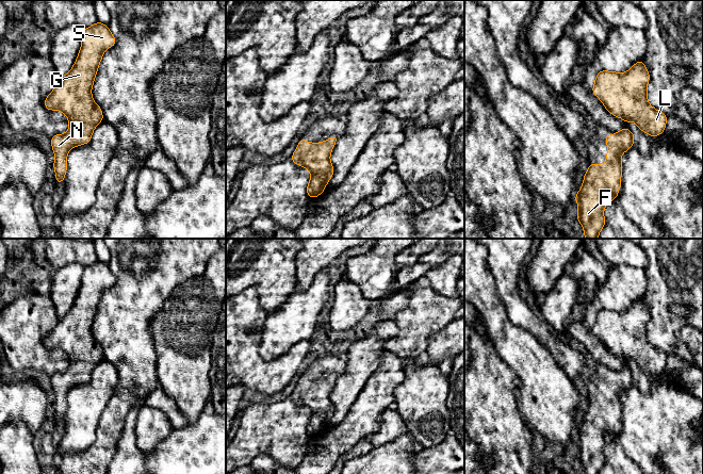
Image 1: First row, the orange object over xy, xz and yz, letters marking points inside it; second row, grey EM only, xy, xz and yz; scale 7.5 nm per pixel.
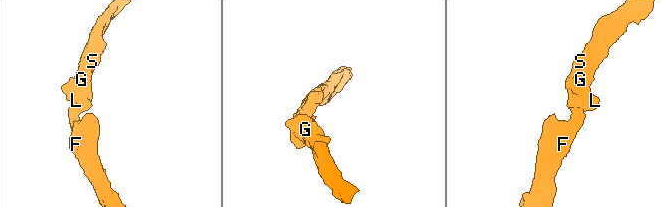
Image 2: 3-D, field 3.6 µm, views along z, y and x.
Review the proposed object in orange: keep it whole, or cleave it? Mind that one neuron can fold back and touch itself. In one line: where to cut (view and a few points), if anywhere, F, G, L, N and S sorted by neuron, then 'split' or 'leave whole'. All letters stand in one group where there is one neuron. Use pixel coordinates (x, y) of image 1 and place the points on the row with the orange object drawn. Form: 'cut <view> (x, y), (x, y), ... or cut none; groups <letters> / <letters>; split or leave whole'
cut none; groups F G L N S; leave whole

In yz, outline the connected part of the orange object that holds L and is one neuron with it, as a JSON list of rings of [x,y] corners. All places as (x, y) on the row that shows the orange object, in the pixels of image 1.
[[[639,61],[626,72],[599,71],[592,94],[614,116],[625,122],[634,121],[650,136],[658,136],[666,129],[667,115],[649,103],[649,81],[644,61]]]

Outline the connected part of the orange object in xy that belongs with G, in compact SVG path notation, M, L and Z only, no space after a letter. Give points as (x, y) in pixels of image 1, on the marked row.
M99 21L84 28L81 48L72 68L59 78L56 86L45 99L47 110L63 112L69 121L66 133L51 137L58 183L64 181L70 149L88 144L96 126L103 120L100 107L93 100L92 87L104 51L115 43L116 38L109 27Z

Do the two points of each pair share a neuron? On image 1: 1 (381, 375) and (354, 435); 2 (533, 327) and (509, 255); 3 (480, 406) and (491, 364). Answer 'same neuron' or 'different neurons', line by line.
1: same neuron
2: same neuron
3: same neuron

